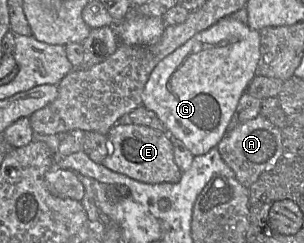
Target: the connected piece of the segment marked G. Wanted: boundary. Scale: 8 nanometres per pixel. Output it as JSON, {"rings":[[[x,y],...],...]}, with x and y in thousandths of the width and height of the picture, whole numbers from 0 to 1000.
{"rings":[[[737,70],[641,140],[510,272],[467,383],[467,436],[503,457],[559,564],[602,584],[638,642],[678,634],[747,547],[793,395],[849,296],[852,243],[855,132],[763,70]]]}

